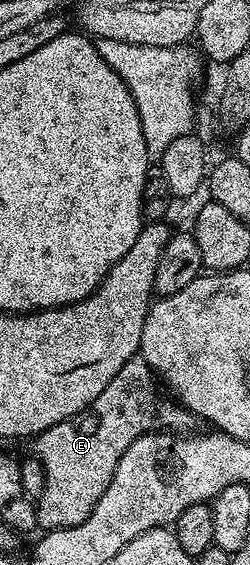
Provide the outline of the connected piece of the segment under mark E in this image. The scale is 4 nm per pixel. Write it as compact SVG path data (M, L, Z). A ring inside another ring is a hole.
M132 356L130 362L114 374L110 386L106 386L86 410L58 422L58 426L50 426L50 430L35 437L34 452L46 470L46 490L42 490L42 498L36 504L37 525L51 530L73 528L86 522L90 510L98 506L98 498L106 494L106 486L110 486L114 470L118 470L118 458L130 450L130 442L151 432L188 434L195 429L192 428L195 424L198 424L195 414L181 408L161 391L144 357Z

